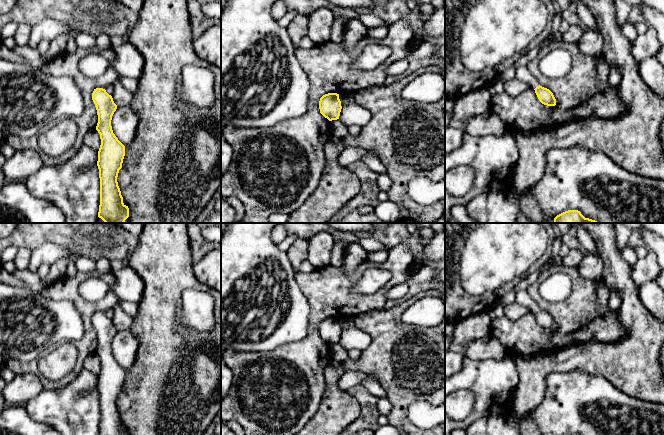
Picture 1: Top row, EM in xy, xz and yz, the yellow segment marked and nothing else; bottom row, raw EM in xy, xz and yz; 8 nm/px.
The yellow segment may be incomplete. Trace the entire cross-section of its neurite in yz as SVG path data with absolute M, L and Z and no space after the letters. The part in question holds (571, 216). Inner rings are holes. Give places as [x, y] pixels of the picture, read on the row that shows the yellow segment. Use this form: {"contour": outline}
{"contour": "M568 210L554 218L554 223L599 223L595 220L585 218L578 210Z"}

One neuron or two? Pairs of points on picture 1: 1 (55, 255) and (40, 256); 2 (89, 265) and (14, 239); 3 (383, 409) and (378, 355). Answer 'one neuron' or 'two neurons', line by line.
1: one neuron
2: two neurons
3: two neurons

